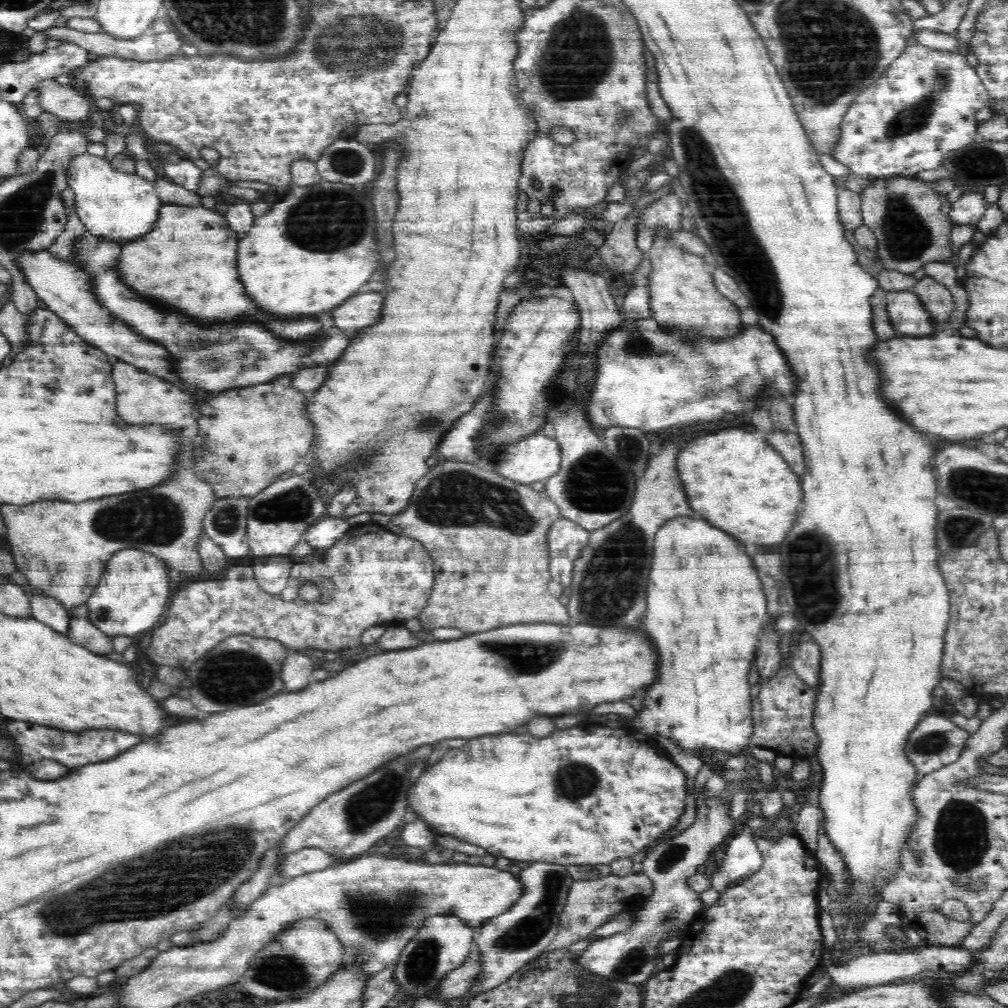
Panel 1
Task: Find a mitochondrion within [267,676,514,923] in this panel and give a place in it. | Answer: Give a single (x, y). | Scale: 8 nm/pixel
(364, 808)

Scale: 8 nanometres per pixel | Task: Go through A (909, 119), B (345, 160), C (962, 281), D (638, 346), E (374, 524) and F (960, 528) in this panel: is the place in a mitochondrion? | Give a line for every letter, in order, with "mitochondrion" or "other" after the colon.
A: mitochondrion
B: mitochondrion
C: other
D: mitochondrion
E: other
F: mitochondrion

